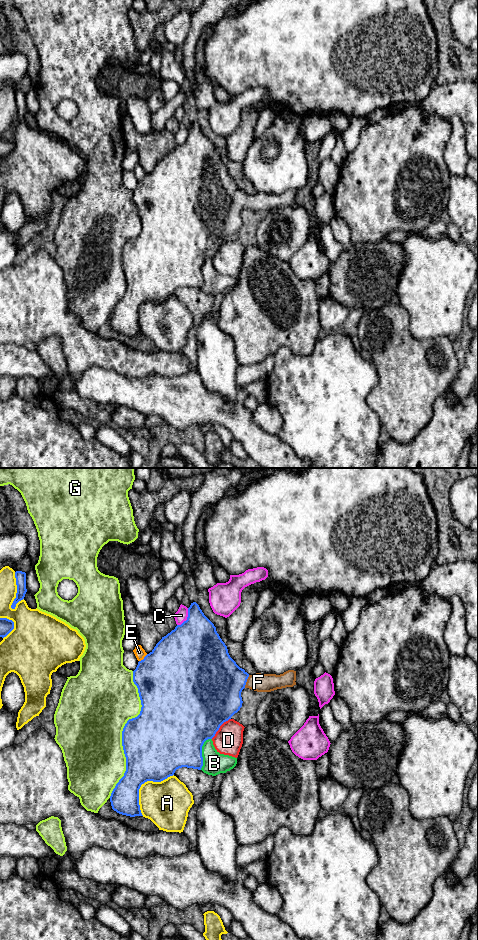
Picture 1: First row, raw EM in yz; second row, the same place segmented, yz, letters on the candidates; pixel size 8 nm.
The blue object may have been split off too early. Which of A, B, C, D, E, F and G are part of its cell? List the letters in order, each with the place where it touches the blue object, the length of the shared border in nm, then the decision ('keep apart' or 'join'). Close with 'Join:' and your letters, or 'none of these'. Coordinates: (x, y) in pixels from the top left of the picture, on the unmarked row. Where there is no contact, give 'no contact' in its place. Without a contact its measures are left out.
A: yz (142, 303) | 420 nm | keep apart
B: yz (201, 272) | 280 nm | keep apart
C: yz (187, 138) | 170 nm | keep apart
D: yz (219, 247) | 220 nm | keep apart
E: yz (144, 178) | 90 nm | keep apart
F: yz (246, 201) | 110 nm | join
G: yz (122, 252) | 1050 nm | keep apart
Join: F

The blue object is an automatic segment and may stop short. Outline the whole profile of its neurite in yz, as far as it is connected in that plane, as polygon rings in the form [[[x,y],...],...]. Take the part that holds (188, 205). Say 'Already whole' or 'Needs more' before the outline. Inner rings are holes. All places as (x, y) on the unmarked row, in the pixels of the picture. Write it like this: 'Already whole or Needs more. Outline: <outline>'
Needs more. Outline: [[[196,122],[191,123],[190,127],[188,128],[187,140],[184,141],[181,145],[177,145],[174,150],[172,150],[166,156],[162,157],[162,159],[156,164],[154,169],[149,174],[147,174],[143,180],[138,182],[136,189],[133,191],[133,202],[138,208],[142,227],[140,234],[135,238],[129,239],[122,251],[122,266],[126,277],[126,291],[124,293],[124,296],[119,300],[111,313],[110,322],[112,329],[119,334],[130,337],[143,336],[139,325],[139,309],[141,305],[147,301],[161,302],[168,297],[173,296],[175,291],[182,287],[201,290],[203,286],[202,266],[204,262],[208,259],[212,259],[215,256],[216,252],[219,250],[220,246],[224,242],[231,239],[231,237],[240,230],[243,223],[241,212],[244,208],[249,208],[257,212],[271,212],[277,209],[293,207],[294,205],[296,205],[295,201],[296,191],[294,190],[288,190],[280,195],[261,193],[249,195],[244,189],[240,188],[230,177],[227,166],[217,153],[216,147],[204,135],[199,125]]]

